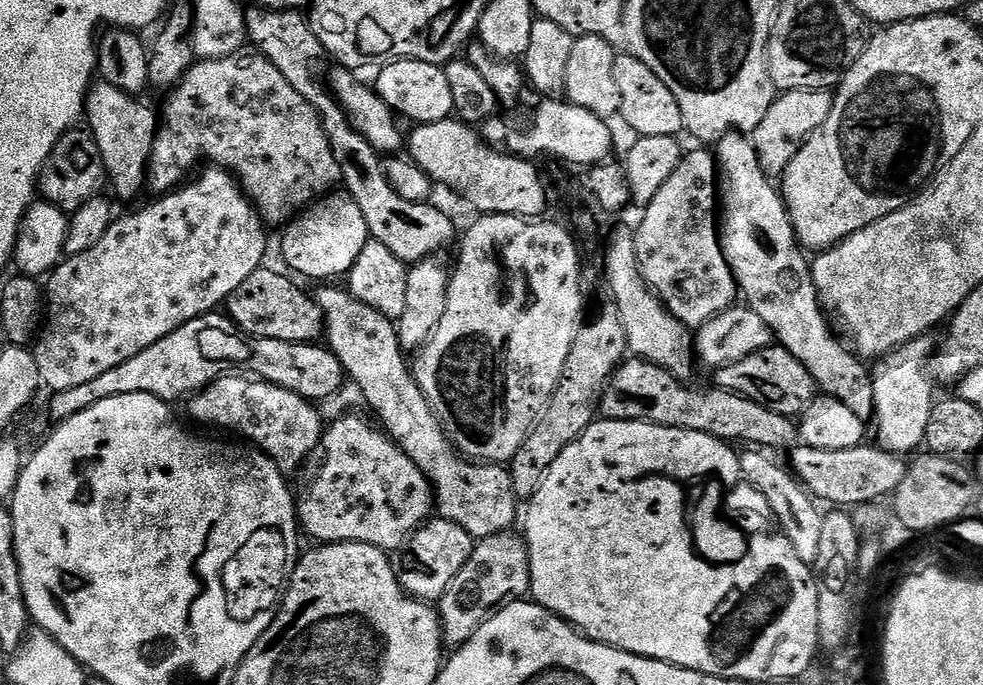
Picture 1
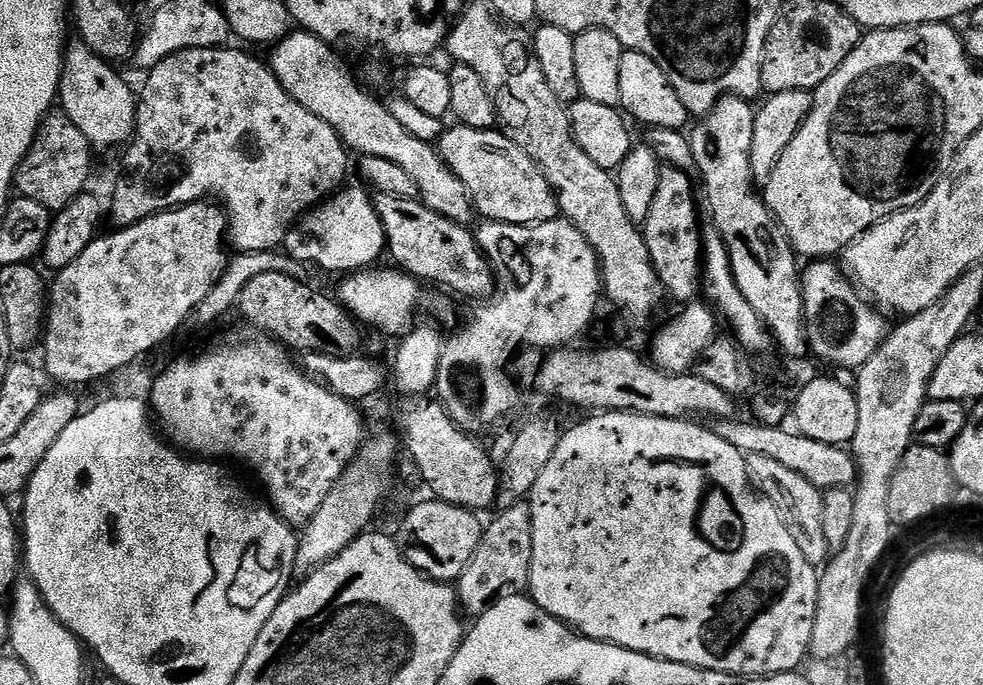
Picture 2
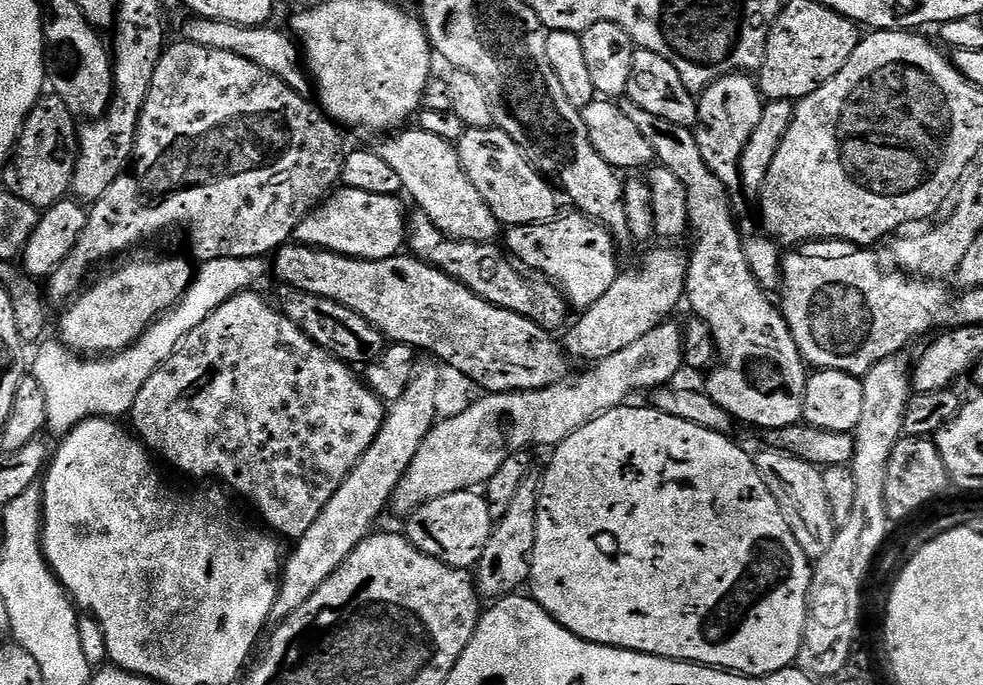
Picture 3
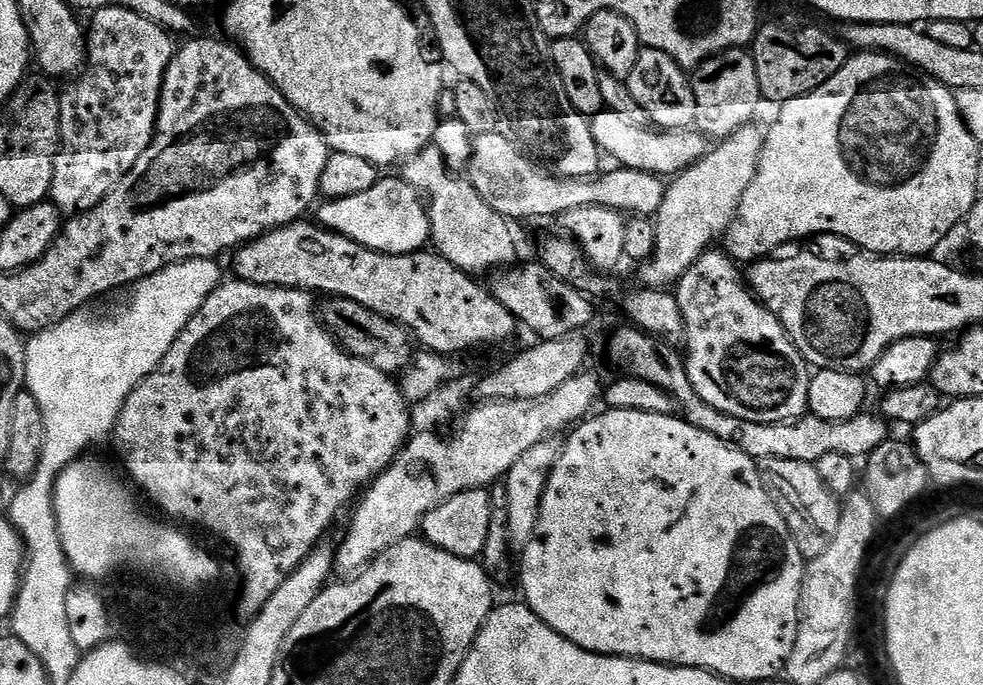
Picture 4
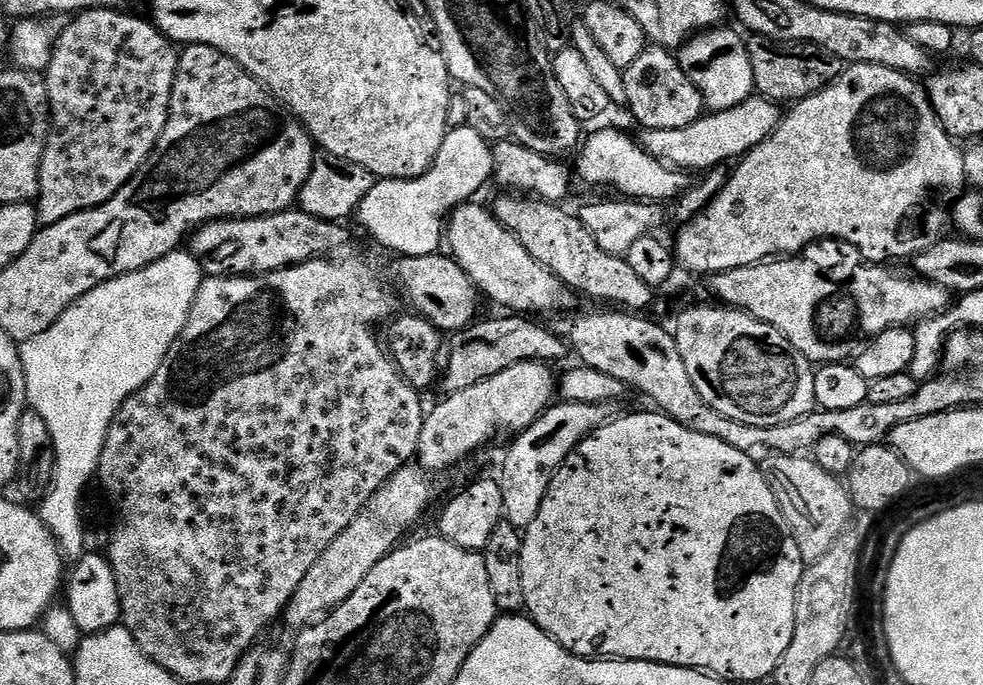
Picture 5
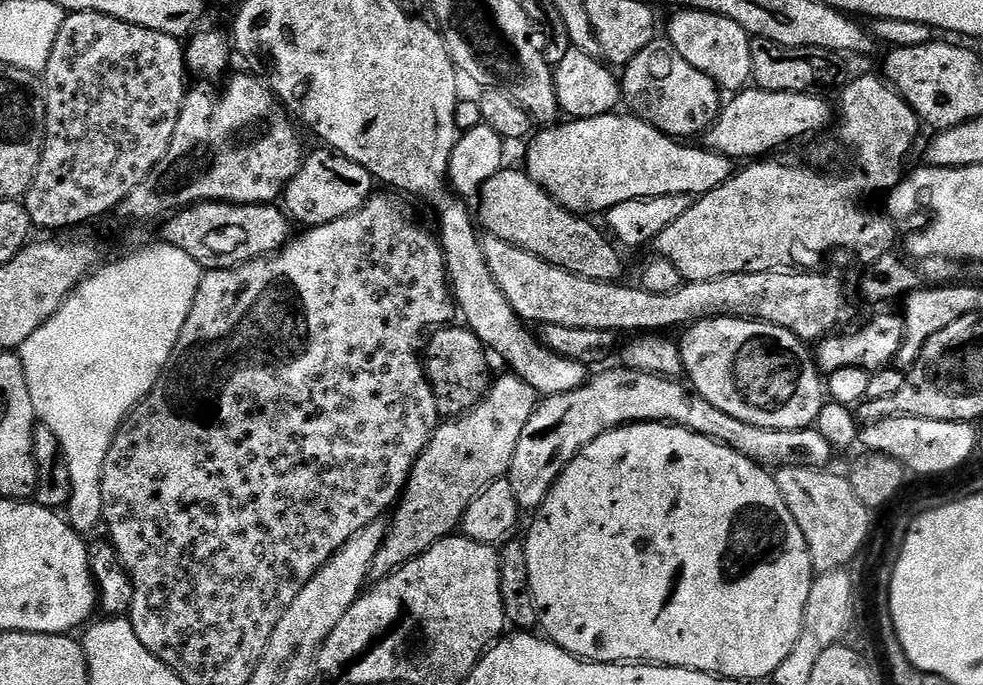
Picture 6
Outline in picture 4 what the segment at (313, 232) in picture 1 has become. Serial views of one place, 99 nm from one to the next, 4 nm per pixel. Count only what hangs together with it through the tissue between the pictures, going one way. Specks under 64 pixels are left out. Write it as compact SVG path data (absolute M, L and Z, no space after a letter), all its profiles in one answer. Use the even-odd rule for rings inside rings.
M403 178L377 179L370 190L362 190L362 194L354 194L350 198L338 198L321 203L319 208L319 227L350 238L363 248L373 248L376 252L388 252L392 256L421 251L429 243L432 235L425 201Z

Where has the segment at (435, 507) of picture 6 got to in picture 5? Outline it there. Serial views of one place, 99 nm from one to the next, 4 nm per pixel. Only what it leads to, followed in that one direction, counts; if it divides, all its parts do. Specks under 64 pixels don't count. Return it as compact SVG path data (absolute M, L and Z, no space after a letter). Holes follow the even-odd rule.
M539 360L518 362L518 366L494 374L494 378L482 378L482 382L474 382L474 386L466 386L466 390L445 395L445 400L425 415L418 453L420 467L429 474L444 472L462 463L483 444L490 443L499 432L519 434L527 430L557 395L557 373L548 368L551 367Z

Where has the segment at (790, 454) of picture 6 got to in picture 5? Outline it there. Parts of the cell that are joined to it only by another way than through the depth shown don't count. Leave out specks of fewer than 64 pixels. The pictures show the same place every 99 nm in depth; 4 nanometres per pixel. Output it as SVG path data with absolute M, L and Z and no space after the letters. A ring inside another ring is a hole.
M556 402L527 430L513 439L516 441L509 446L508 453L504 456L504 469L498 473L504 503L504 520L507 523L523 530L530 526L530 522L534 522L534 518L538 518L538 510L542 510L542 502L554 474L564 465L568 455L609 419L608 410L602 404Z

